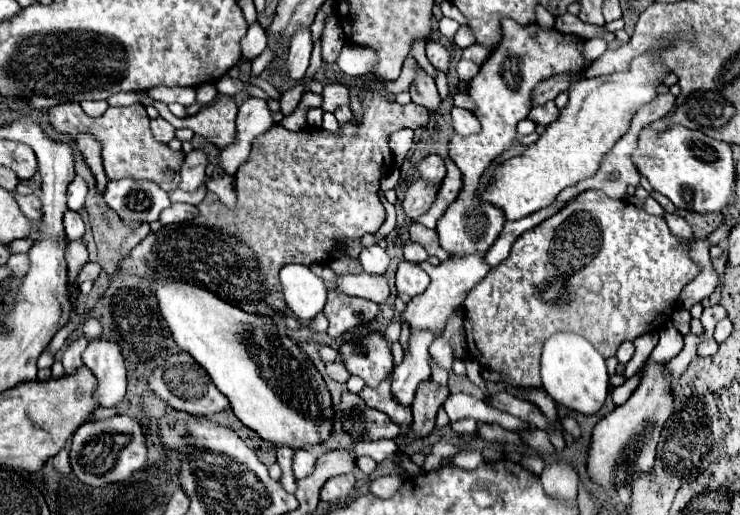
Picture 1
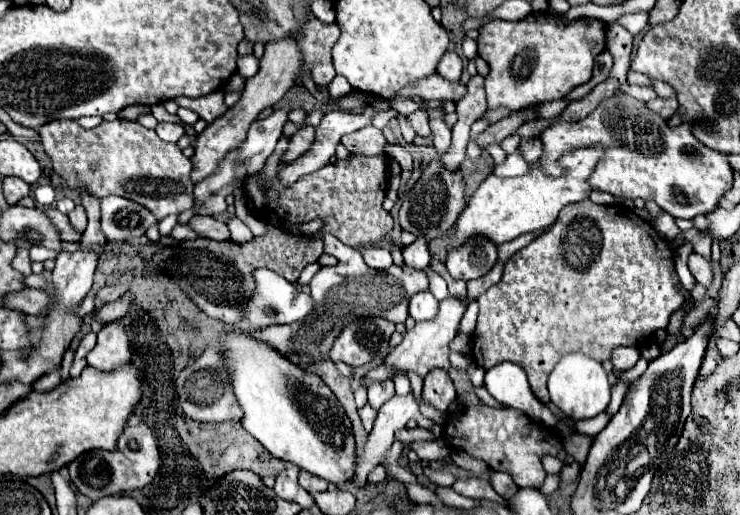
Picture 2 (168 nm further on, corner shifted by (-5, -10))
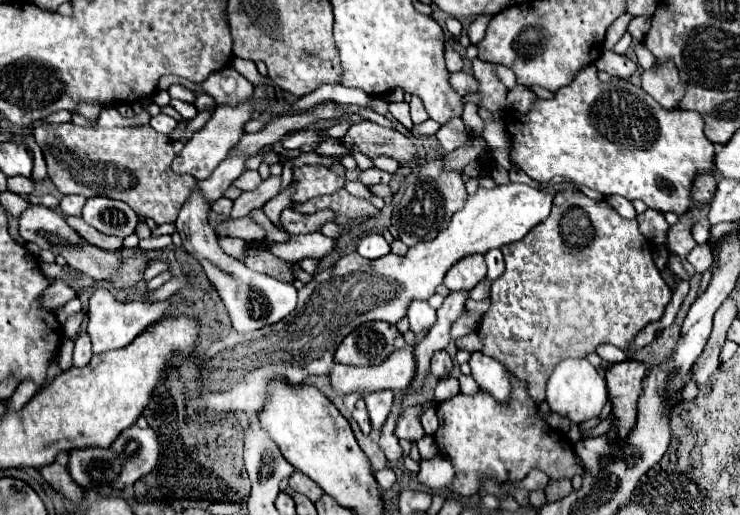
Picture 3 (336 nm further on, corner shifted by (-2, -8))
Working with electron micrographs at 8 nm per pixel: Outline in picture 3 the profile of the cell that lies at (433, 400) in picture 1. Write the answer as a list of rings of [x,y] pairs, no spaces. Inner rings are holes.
[[[445,350],[433,354],[433,358],[431,358],[431,372],[429,374],[437,376],[437,378],[445,378],[451,372],[451,368],[453,368],[453,362],[451,362],[451,358],[449,358],[449,354]]]

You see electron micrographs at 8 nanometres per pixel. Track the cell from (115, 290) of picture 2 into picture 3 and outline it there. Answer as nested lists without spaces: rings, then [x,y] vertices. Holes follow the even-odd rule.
[[[153,260],[153,262],[151,262],[151,266],[145,270],[143,278],[145,278],[145,280],[151,280],[151,278],[155,278],[157,274],[165,272],[167,268],[169,268],[169,264],[167,264],[167,262],[161,262],[161,260]]]

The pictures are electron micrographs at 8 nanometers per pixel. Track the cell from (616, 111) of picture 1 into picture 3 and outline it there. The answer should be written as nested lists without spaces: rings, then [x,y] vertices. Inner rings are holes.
[[[507,184],[493,190],[479,188],[465,206],[453,214],[449,226],[431,242],[419,242],[417,246],[409,248],[405,256],[387,254],[377,260],[367,260],[357,252],[347,254],[337,260],[337,264],[329,270],[323,270],[313,276],[309,284],[299,290],[299,304],[293,314],[283,318],[273,326],[265,326],[261,330],[239,334],[231,330],[225,340],[215,342],[203,360],[201,366],[201,396],[205,404],[213,410],[245,410],[251,412],[259,408],[267,398],[267,384],[273,378],[283,378],[285,382],[299,386],[307,376],[323,376],[329,374],[333,368],[333,354],[343,338],[355,330],[355,326],[365,324],[369,320],[385,320],[389,324],[397,324],[409,308],[409,302],[429,300],[435,294],[435,288],[443,284],[447,270],[465,256],[471,254],[485,254],[493,248],[501,248],[503,244],[511,244],[521,240],[533,226],[543,222],[551,212],[553,194],[533,194],[533,188],[527,184]]]

